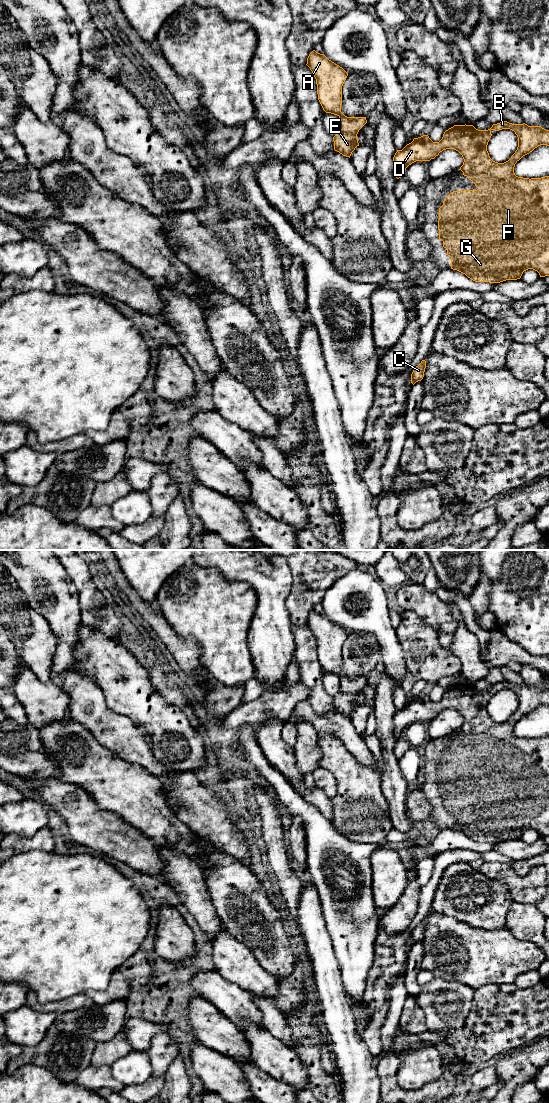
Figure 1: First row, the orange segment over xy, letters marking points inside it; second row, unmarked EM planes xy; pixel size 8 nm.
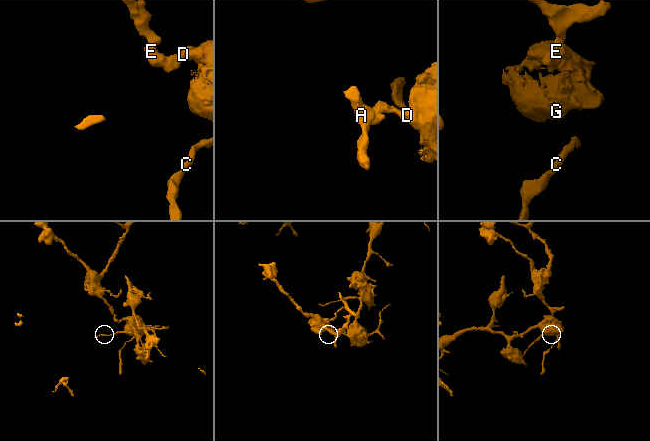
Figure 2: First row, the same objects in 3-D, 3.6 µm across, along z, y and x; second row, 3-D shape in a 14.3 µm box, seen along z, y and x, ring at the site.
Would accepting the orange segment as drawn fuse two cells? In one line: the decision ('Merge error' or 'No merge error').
Merge error

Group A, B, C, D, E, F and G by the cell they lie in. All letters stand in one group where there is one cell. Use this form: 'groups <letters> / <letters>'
groups A / B C D E F G

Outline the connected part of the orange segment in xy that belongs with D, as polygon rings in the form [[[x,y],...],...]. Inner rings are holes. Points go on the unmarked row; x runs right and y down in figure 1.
[[[502,681],[493,684],[488,690],[478,690],[473,685],[454,685],[444,692],[439,702],[433,702],[428,695],[423,695],[414,698],[402,710],[397,710],[393,717],[394,736],[397,739],[401,738],[406,728],[412,723],[430,721],[443,710],[454,709],[464,719],[459,730],[478,748],[450,753],[439,768],[439,799],[443,801],[443,807],[447,809],[447,815],[451,817],[451,829],[465,834],[475,842],[500,843],[506,840],[517,840],[528,829],[537,831],[540,837],[549,836],[549,736],[529,739],[518,737],[514,733],[515,724],[540,705],[549,706],[549,690],[541,686]],[[502,689],[515,692],[518,697],[518,707],[508,721],[498,723],[490,718],[487,705],[492,696],[491,691]]]

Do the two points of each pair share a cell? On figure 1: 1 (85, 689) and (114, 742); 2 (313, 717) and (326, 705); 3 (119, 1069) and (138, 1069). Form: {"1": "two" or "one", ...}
{"1": "one", "2": "two", "3": "one"}

